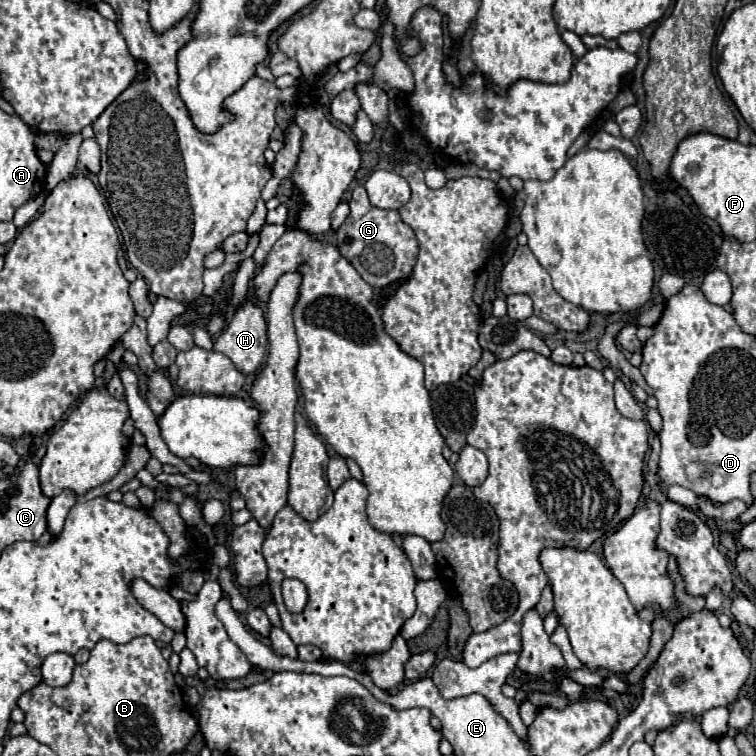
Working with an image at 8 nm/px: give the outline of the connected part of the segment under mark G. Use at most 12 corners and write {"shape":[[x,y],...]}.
{"shape":[[352,191],[336,243],[374,289],[408,277],[416,235]]}

